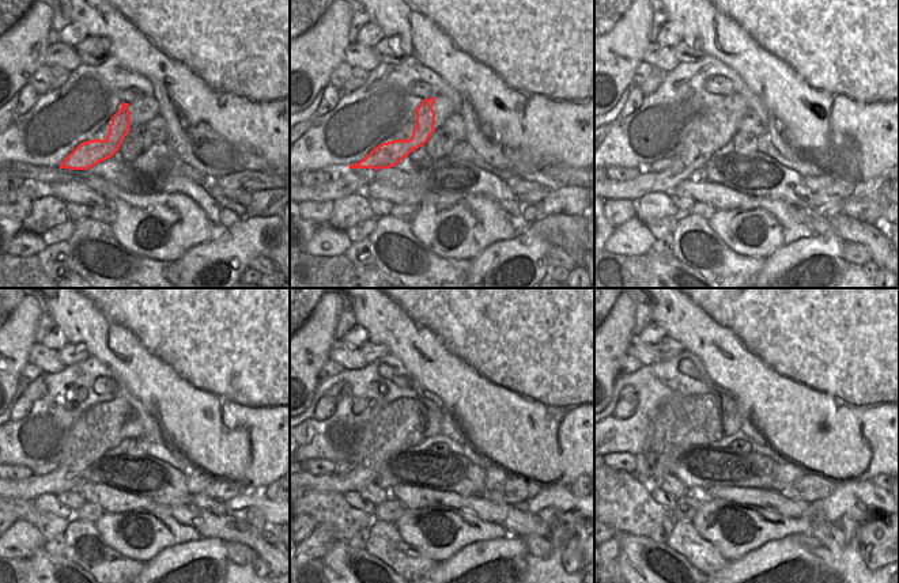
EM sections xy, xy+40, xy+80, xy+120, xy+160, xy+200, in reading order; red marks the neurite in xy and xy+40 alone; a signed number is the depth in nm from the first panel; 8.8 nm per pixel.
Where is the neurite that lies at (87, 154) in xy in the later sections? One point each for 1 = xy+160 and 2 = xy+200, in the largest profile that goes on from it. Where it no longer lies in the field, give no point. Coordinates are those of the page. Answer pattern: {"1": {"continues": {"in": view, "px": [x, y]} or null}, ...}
{"1": {"continues": {"in": "xy+160", "px": [384, 455]}}, "2": {"continues": {"in": "xy+200", "px": [646, 464]}}}

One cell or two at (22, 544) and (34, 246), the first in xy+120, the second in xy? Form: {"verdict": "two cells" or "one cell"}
{"verdict": "one cell"}

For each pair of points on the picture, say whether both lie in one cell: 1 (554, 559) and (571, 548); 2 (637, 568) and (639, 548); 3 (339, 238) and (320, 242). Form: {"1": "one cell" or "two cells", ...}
{"1": "two cells", "2": "one cell", "3": "one cell"}

